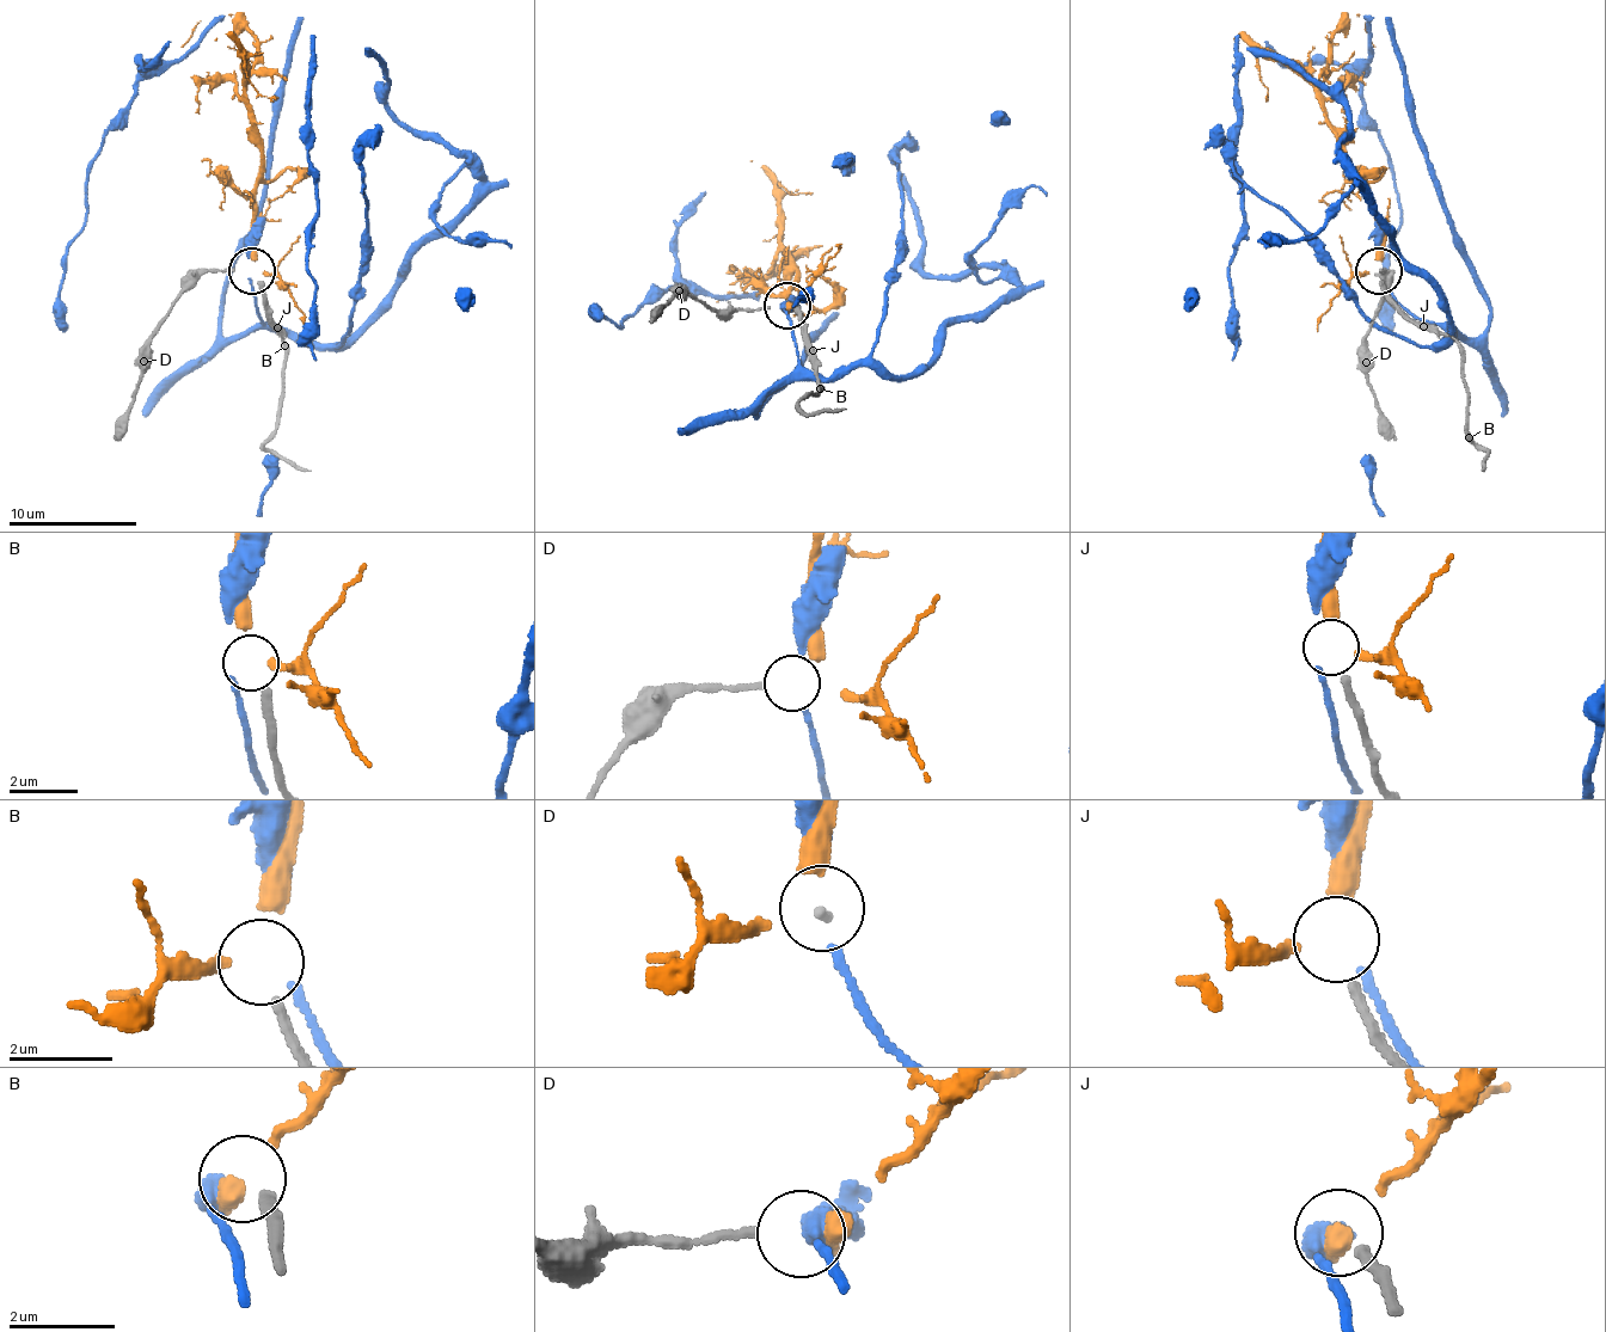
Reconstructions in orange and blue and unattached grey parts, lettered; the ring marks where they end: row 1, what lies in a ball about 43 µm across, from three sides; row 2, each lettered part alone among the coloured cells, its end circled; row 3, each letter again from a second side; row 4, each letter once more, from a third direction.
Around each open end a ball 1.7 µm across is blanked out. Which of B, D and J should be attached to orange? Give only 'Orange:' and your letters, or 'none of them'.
Orange: J

